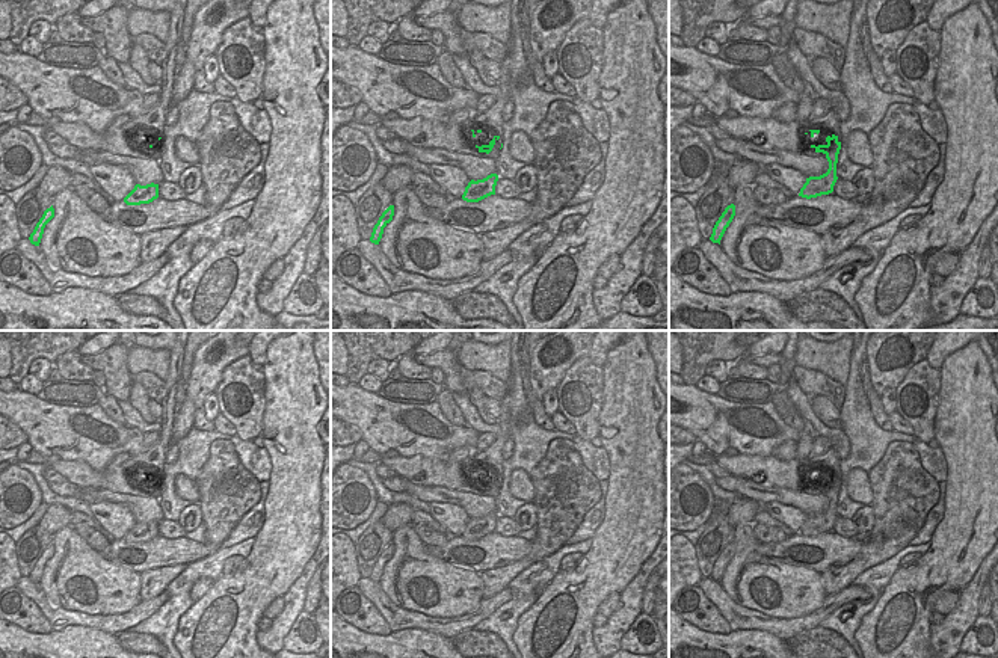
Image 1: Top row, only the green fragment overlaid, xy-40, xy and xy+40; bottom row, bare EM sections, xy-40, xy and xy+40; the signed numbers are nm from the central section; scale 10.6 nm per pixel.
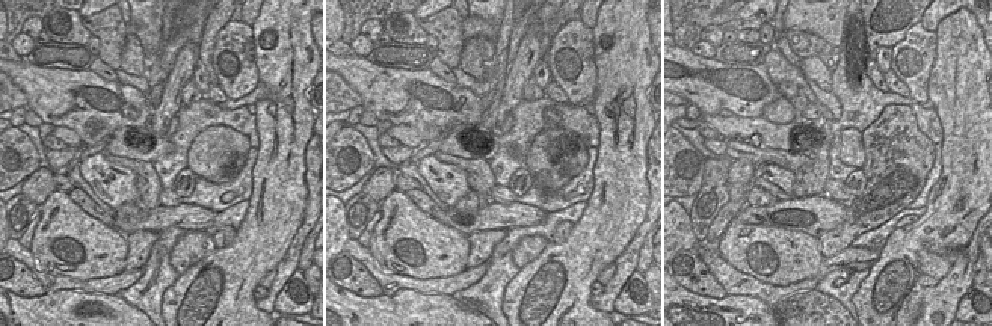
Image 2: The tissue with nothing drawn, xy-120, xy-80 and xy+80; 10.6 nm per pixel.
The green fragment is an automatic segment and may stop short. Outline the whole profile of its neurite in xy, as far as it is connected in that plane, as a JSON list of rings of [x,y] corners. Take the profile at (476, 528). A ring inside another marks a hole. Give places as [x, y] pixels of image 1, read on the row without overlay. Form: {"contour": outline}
{"contour": [[[491,512],[483,518],[471,518],[465,525],[462,537],[467,540],[479,540],[491,533],[495,533],[495,524],[498,519],[497,512]]]}

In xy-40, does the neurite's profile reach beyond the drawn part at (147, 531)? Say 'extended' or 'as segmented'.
as segmented

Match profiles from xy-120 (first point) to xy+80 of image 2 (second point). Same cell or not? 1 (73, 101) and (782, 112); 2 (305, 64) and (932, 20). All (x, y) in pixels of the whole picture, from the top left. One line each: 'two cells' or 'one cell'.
1: two cells
2: two cells

